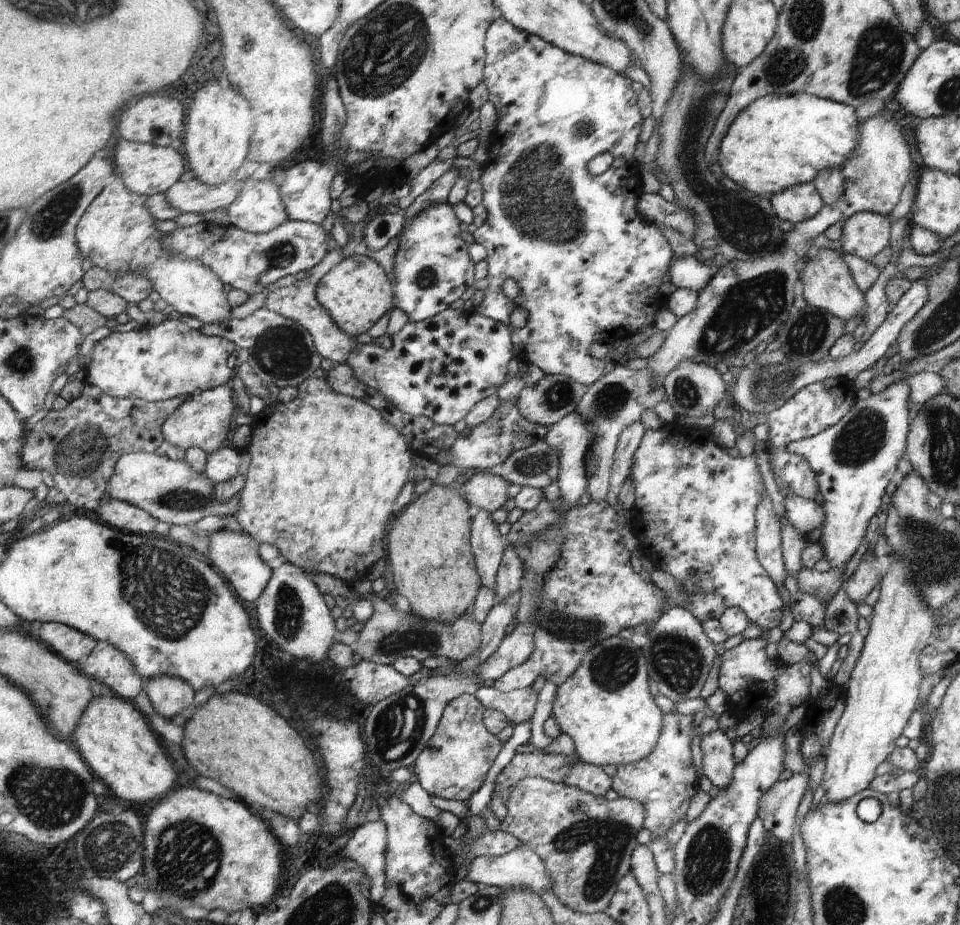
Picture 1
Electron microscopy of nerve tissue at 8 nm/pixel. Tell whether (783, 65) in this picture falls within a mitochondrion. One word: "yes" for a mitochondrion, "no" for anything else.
yes

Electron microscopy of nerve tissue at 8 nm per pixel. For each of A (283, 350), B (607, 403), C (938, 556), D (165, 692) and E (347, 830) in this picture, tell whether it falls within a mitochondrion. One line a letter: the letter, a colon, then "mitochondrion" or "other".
A: mitochondrion
B: mitochondrion
C: mitochondrion
D: other
E: other

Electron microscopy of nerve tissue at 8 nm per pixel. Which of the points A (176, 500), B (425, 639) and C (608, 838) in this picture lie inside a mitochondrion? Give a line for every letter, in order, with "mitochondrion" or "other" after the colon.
A: mitochondrion
B: mitochondrion
C: mitochondrion

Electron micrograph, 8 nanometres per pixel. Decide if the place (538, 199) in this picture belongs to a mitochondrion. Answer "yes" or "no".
yes

